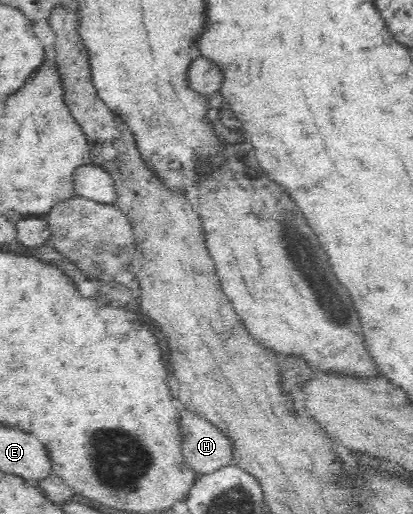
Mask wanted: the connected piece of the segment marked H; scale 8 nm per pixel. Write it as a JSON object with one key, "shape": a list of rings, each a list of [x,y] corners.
{"shape":[[[185,408],[178,416],[180,416],[179,424],[183,436],[183,455],[192,470],[198,475],[208,474],[208,472],[218,470],[226,463],[232,463],[234,445],[222,430],[190,408]]]}

